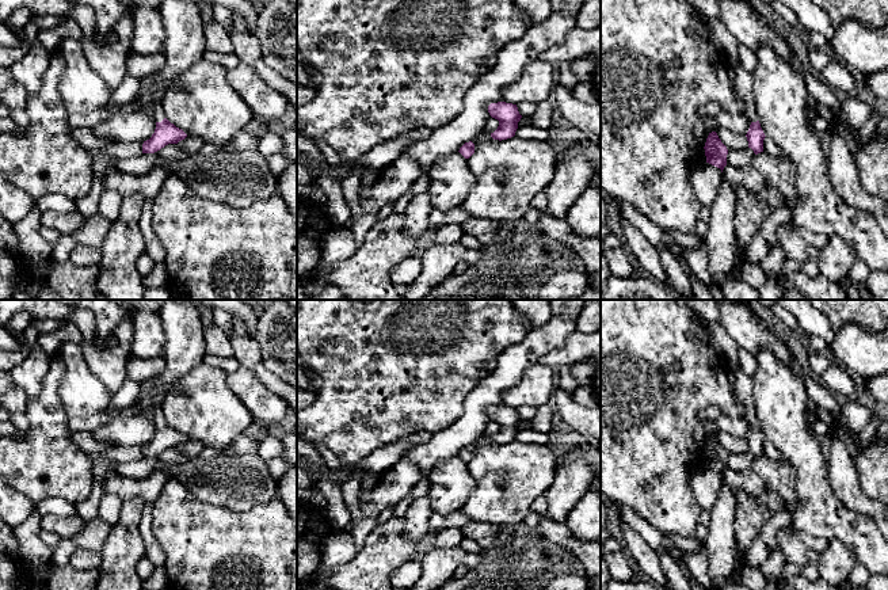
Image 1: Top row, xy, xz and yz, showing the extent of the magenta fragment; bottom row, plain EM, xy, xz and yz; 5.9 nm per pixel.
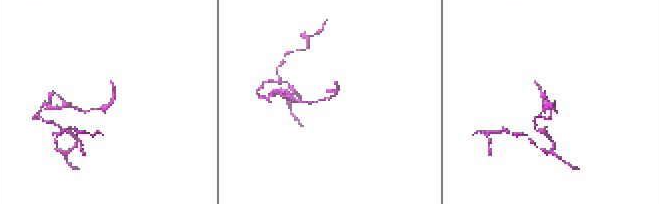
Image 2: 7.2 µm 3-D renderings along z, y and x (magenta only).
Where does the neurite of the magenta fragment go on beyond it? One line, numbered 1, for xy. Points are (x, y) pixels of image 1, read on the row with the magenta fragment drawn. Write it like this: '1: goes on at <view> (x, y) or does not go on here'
1: goes on at xy (159, 115)

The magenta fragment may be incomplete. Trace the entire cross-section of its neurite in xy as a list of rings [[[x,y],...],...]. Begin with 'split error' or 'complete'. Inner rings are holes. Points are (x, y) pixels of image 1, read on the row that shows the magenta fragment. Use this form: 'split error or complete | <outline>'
split error | [[[153,94],[153,118],[156,129],[152,137],[142,144],[142,153],[155,153],[168,144],[178,144],[184,140],[187,134],[171,123],[161,109],[161,94]]]

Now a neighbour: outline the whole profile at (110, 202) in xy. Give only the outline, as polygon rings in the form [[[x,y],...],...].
[[[103,190],[98,206],[98,213],[110,221],[115,221],[119,216],[123,197],[114,190]]]

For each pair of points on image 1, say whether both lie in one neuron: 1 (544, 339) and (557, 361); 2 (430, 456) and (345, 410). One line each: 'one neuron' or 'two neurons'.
1: two neurons
2: two neurons

